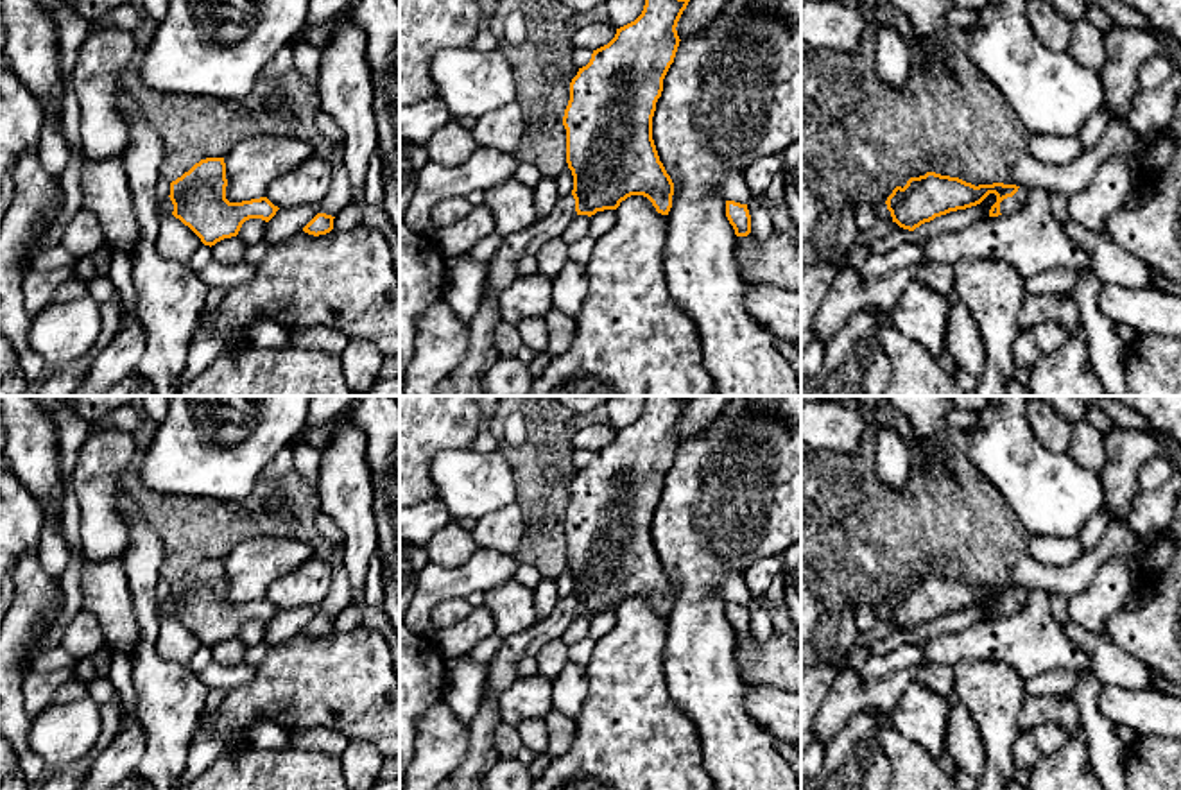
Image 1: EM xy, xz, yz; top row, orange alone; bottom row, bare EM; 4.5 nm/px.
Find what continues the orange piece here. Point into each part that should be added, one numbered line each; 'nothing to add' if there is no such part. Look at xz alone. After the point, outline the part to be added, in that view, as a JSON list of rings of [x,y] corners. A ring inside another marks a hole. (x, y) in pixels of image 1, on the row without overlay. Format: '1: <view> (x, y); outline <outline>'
1: xz (481, 756); outline [[[570,595],[559,598],[547,618],[523,632],[504,638],[502,647],[491,657],[480,709],[470,726],[468,754],[450,776],[455,790],[480,790],[480,779],[500,760],[493,745],[495,731],[502,722],[498,699],[518,679],[516,663],[536,657],[550,640],[561,638],[575,618],[575,600]]]

